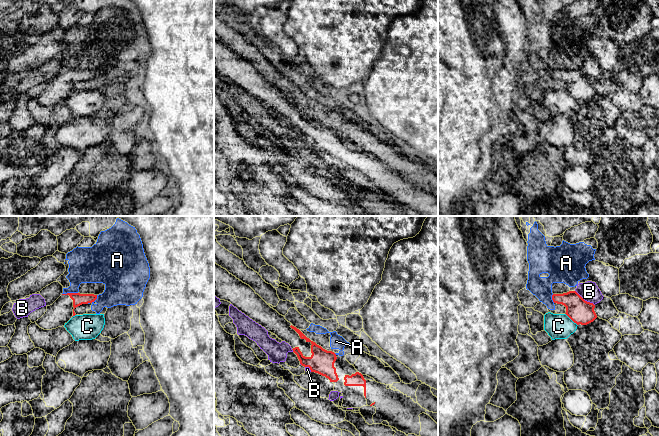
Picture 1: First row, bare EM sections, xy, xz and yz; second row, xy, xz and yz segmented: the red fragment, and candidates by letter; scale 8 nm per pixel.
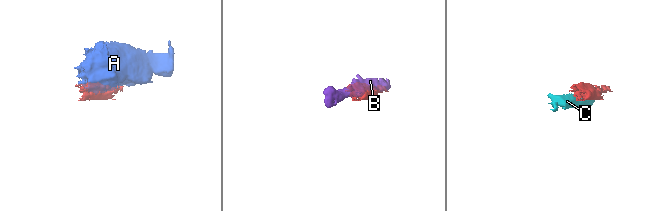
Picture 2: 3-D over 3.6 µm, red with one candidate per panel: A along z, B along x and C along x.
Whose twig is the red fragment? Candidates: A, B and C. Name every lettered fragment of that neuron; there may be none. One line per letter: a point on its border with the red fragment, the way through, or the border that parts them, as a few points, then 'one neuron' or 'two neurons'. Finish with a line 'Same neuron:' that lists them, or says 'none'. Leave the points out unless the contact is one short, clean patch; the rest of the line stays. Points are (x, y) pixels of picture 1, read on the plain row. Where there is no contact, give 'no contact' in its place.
A: xy (69, 69) | two neurons
B: yz (584, 76) | two neurons
C: yz (571, 95) | along yz (565, 89), (577, 101) | two neurons
Same neuron: none

